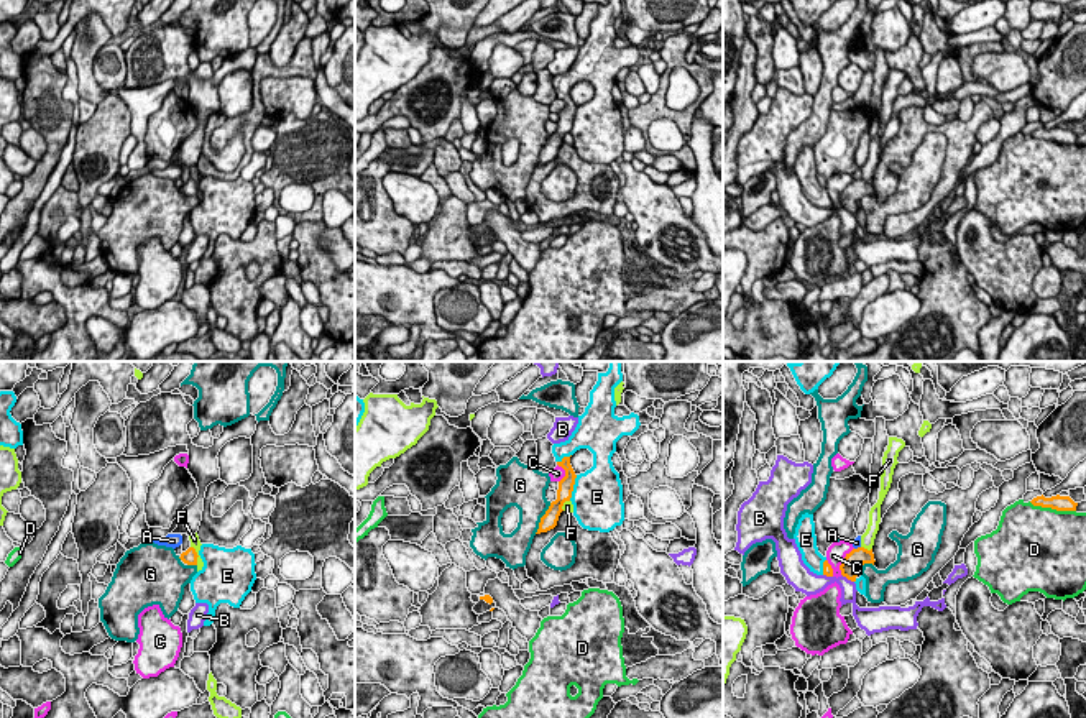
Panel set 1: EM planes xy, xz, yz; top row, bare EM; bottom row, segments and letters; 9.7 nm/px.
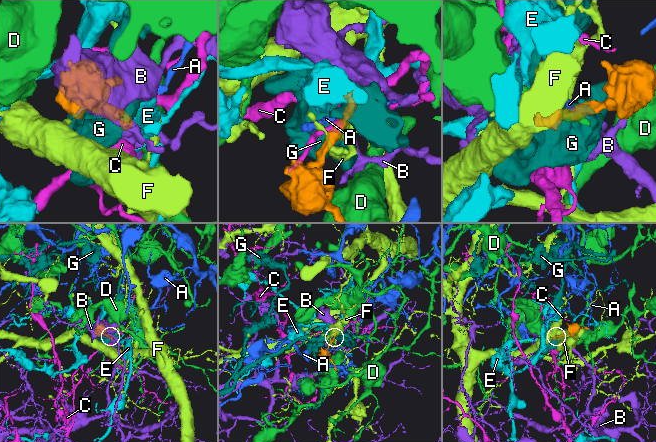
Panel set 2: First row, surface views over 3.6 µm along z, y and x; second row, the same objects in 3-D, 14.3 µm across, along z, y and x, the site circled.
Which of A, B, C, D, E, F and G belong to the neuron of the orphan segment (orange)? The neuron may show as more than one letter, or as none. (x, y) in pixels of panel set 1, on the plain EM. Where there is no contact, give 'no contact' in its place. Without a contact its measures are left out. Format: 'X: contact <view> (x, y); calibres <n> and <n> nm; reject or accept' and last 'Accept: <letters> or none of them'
A: contact yz (858, 179); calibres 190 and 90 nm; reject
B: contact yz (848, 211); calibres 190 and 160 nm; reject
C: contact yz (842, 193); calibres 190 and 180 nm; reject
D: contact yz (1052, 140); calibres 160 and 500 nm; reject
E: contact xz (572, 120); calibres 160 and 480 nm; accept
F: contact xy (197, 188); calibres 140 and 100 nm; reject
G: contact xz (541, 150); calibres 160 and 320 nm; reject
Accept: E

